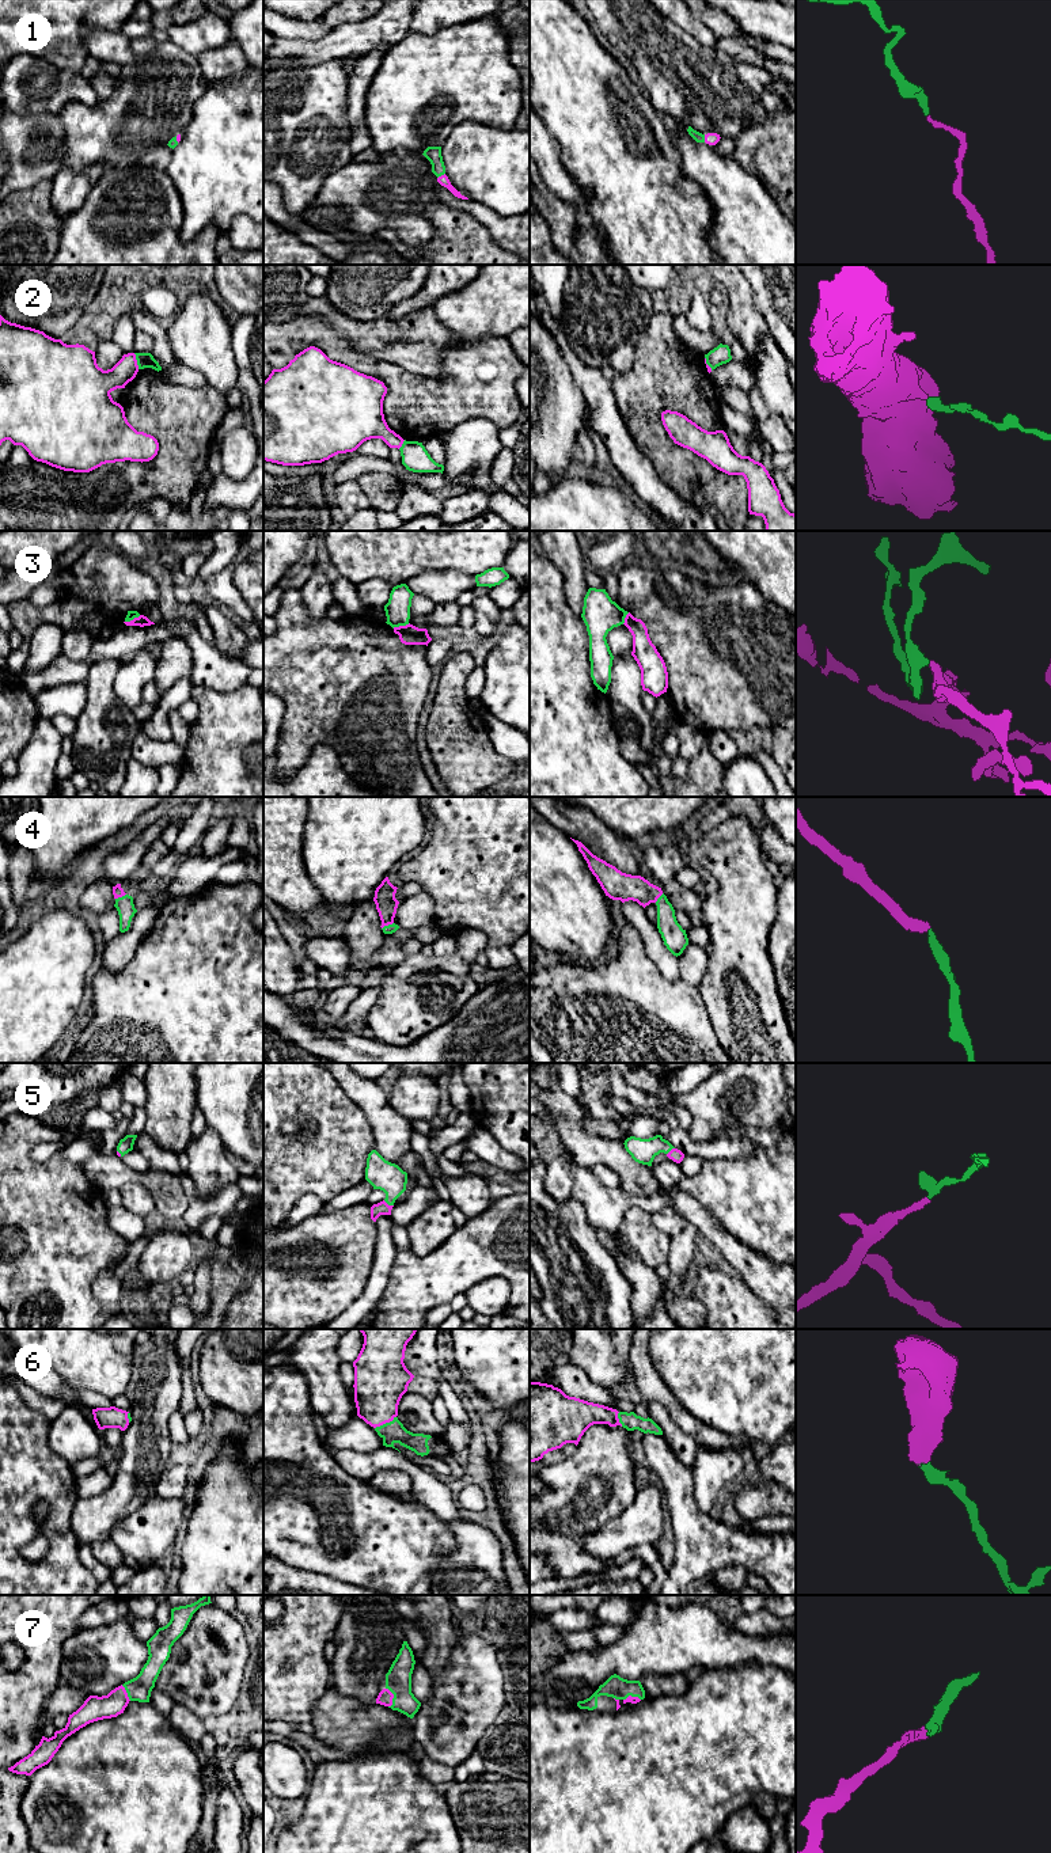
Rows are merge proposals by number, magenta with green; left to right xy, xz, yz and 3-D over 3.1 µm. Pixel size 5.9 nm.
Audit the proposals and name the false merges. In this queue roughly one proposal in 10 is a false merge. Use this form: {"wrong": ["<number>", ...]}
{"wrong": ["2", "3"]}

